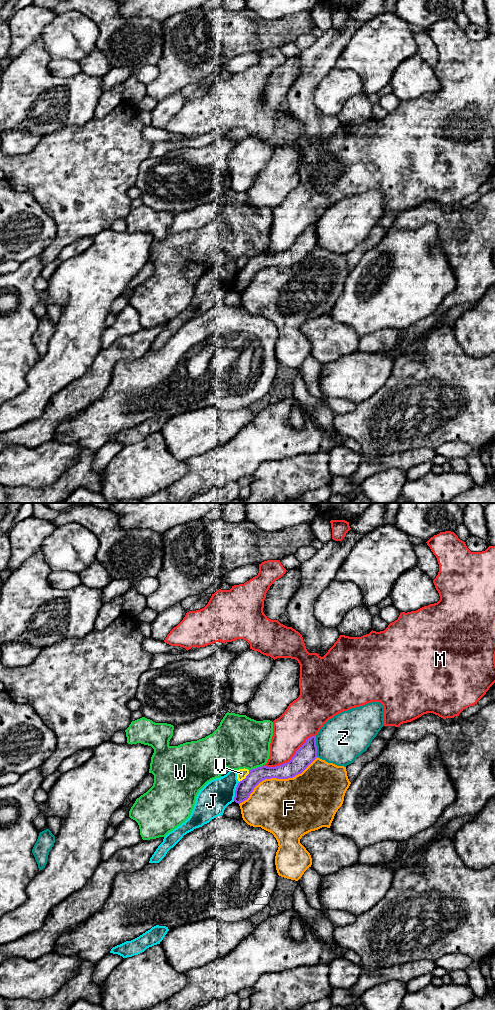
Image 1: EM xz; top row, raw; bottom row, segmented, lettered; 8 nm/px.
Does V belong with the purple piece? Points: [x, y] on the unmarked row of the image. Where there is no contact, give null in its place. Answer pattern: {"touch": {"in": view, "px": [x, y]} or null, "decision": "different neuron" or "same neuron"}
{"touch": {"in": "xz", "px": [246, 265]}, "decision": "different neuron"}

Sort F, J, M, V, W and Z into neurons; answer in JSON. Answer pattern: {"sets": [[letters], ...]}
{"sets": [["F"], ["J"], ["M"], ["V"], ["W"], ["Z"]]}

